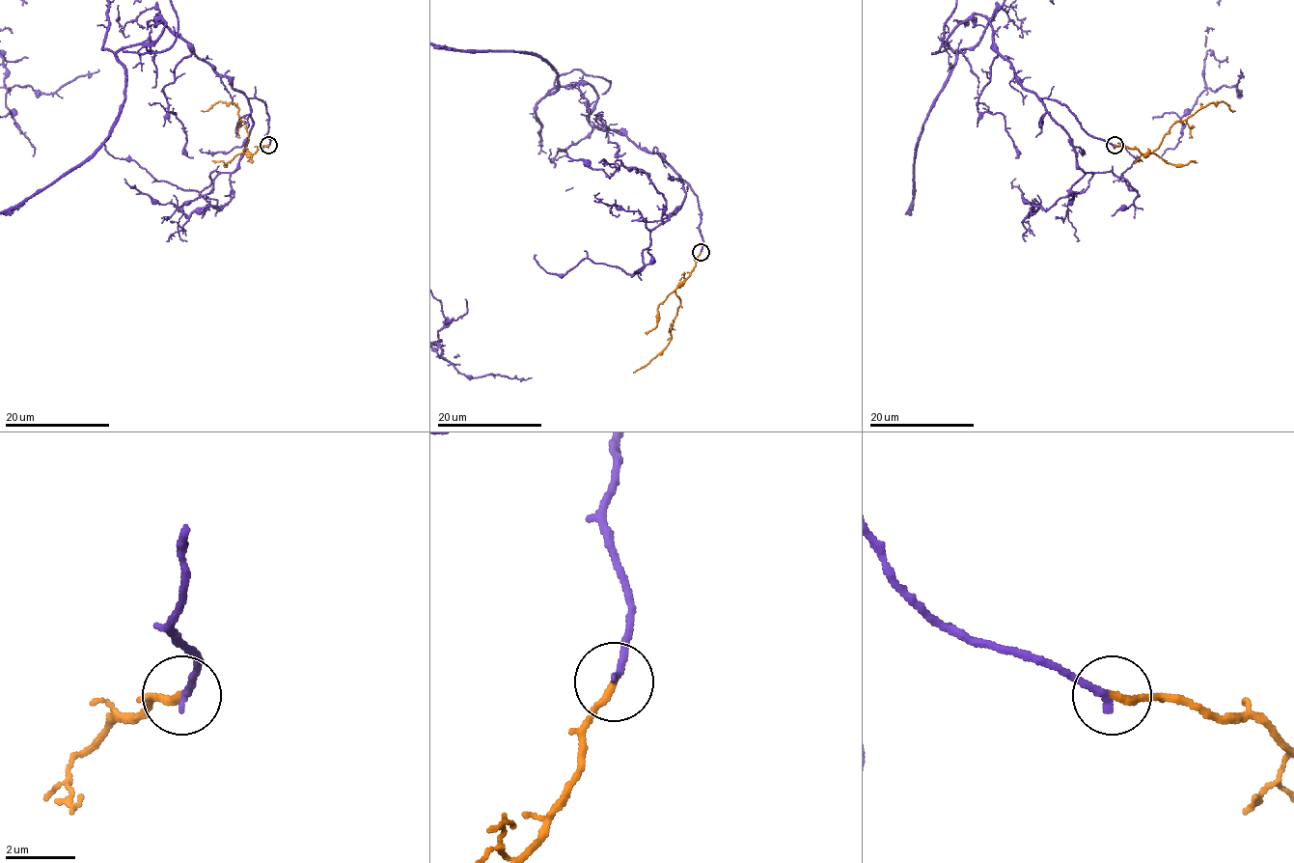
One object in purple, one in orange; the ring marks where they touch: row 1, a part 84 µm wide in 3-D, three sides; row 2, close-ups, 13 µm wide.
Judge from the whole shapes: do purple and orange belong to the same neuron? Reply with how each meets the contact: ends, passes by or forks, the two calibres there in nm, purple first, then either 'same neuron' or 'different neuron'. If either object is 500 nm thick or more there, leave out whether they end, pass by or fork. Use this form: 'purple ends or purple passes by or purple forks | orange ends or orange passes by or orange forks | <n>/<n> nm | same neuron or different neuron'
purple ends | orange ends | 200/200 nm | same neuron

